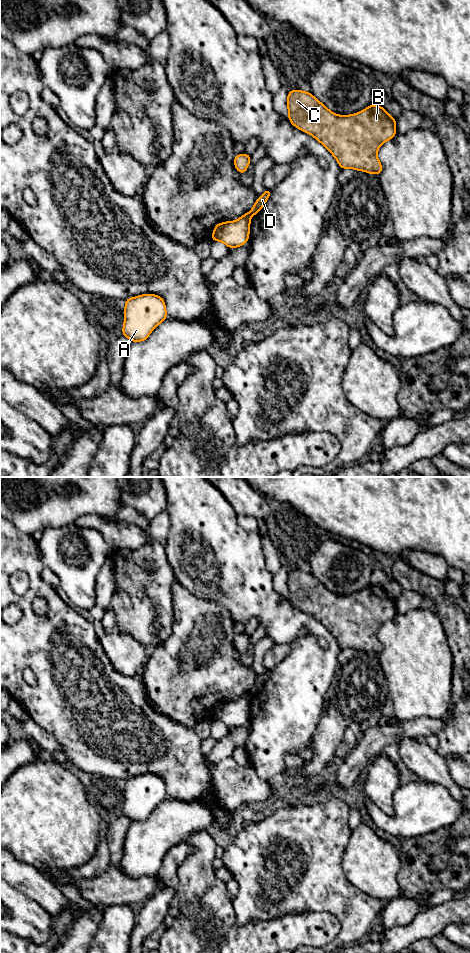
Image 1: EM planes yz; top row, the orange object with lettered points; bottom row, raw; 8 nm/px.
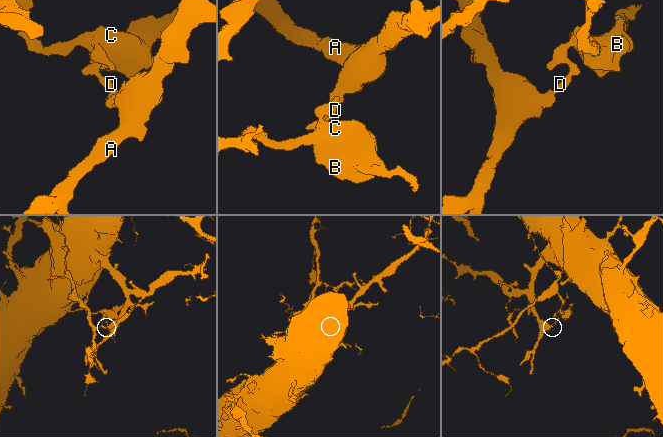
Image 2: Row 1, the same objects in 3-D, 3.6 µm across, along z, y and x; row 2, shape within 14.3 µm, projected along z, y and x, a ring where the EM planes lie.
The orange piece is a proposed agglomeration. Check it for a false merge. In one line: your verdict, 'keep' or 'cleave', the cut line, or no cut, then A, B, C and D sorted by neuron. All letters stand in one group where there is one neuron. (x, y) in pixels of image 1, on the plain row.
cleave; cut yz (249, 693), (251, 695); groups A / B C D

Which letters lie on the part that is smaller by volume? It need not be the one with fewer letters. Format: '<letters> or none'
B, C, D

